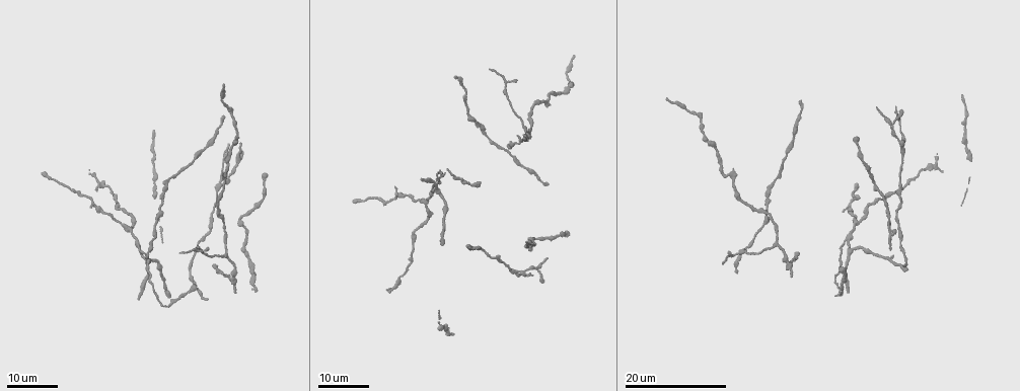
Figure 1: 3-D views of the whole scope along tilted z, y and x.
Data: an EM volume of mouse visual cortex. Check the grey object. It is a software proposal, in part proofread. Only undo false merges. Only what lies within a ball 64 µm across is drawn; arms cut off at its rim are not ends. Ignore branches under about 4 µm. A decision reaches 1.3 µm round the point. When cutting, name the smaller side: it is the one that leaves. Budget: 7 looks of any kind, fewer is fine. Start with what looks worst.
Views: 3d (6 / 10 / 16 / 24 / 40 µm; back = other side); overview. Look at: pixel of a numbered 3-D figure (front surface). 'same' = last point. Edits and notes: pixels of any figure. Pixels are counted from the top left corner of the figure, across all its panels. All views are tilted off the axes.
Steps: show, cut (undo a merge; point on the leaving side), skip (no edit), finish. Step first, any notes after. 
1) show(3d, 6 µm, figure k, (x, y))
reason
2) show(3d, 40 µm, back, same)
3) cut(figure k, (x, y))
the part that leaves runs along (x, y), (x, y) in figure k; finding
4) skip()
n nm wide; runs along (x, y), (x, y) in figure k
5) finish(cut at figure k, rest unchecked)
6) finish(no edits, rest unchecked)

show(3d, 24 µm, figure 1, (516, 271))
three arms meet

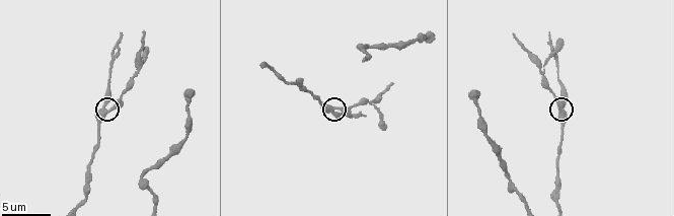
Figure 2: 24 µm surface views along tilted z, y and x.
show(3d, 10 µm, figure 2, (106, 111))

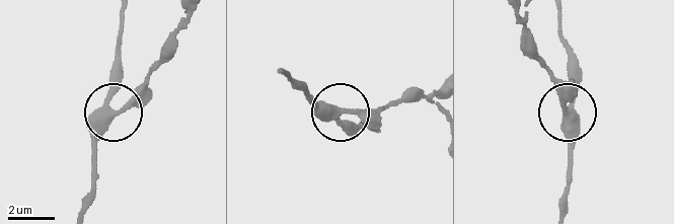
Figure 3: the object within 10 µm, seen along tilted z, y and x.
skip()
runs along (566, 208), (571, 50) in figure 3; all the same cell

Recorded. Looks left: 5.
show(3d, 24 µm, figure 1, (856, 222))
three arms meet

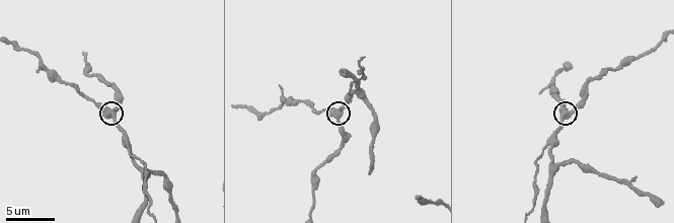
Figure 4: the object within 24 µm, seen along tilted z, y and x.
show(3d, 6 µm, figure 4, (568, 111))

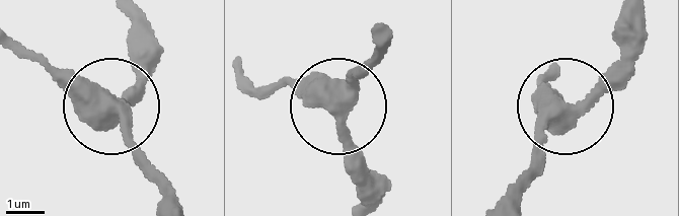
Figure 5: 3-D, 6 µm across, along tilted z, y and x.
show(3d, 6 µm, back, figure 5, (575, 109))

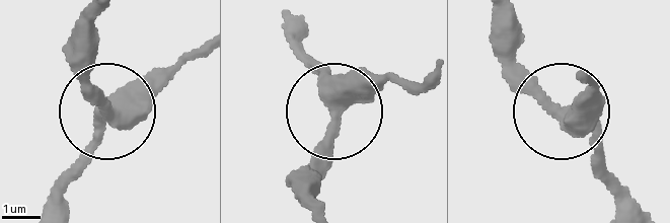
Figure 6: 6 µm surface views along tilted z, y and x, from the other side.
skip()
side arm 23 µm; runs along (52, 202), (99, 120), (177, 64) in figure 6; one cell here

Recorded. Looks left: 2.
show(3d, 6 µm, figure 2, (301, 81))

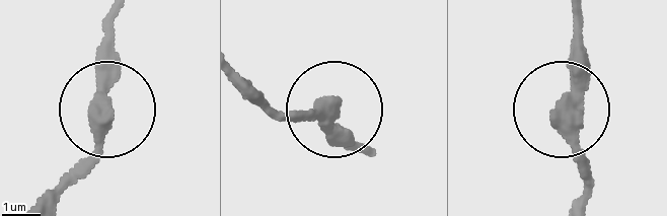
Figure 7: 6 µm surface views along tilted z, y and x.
skip()
side arm 20 µm; all the same cell

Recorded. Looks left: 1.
finish(no edits, rest unchecked)

